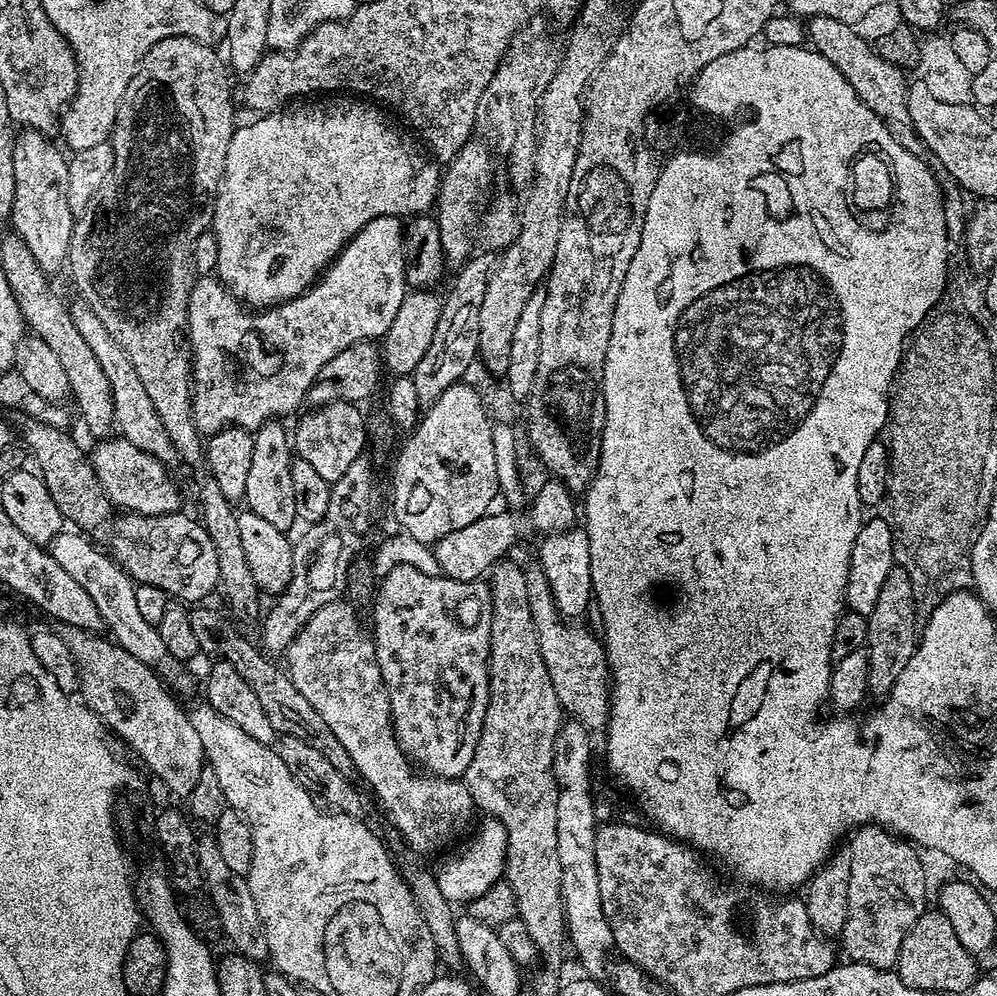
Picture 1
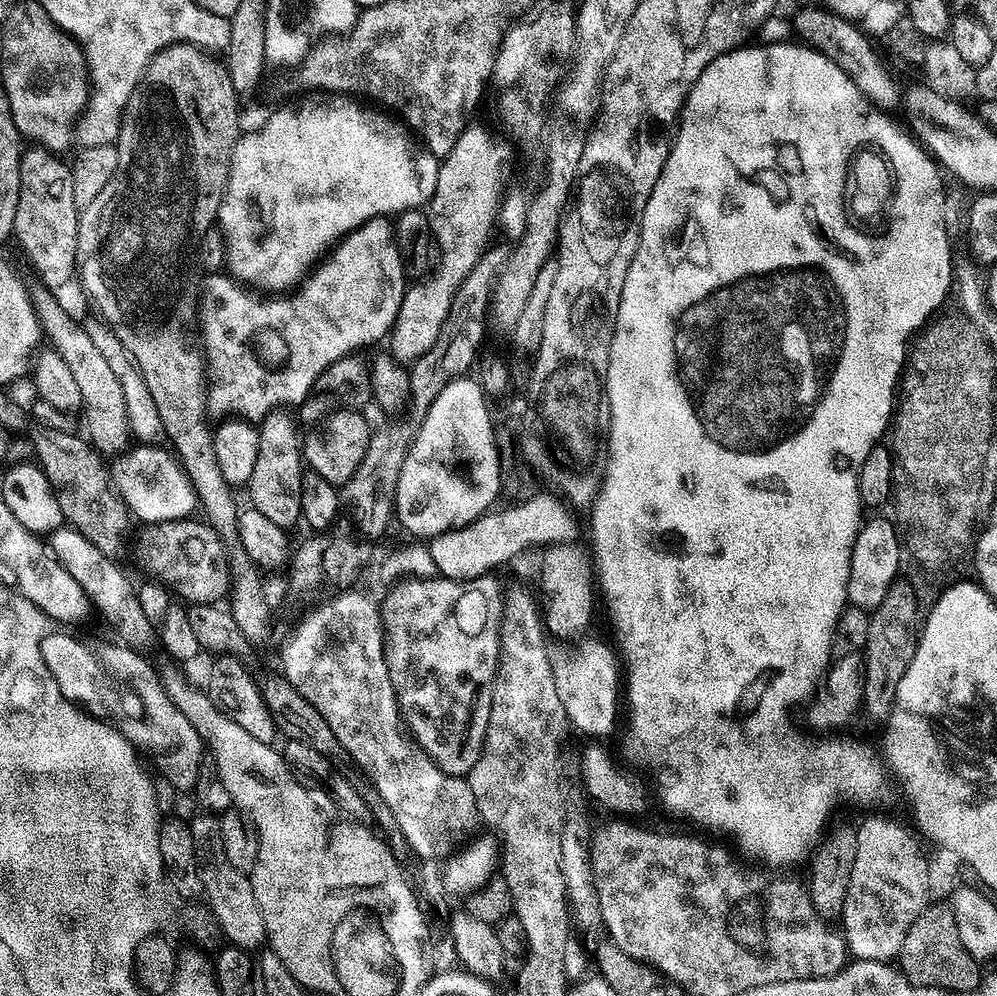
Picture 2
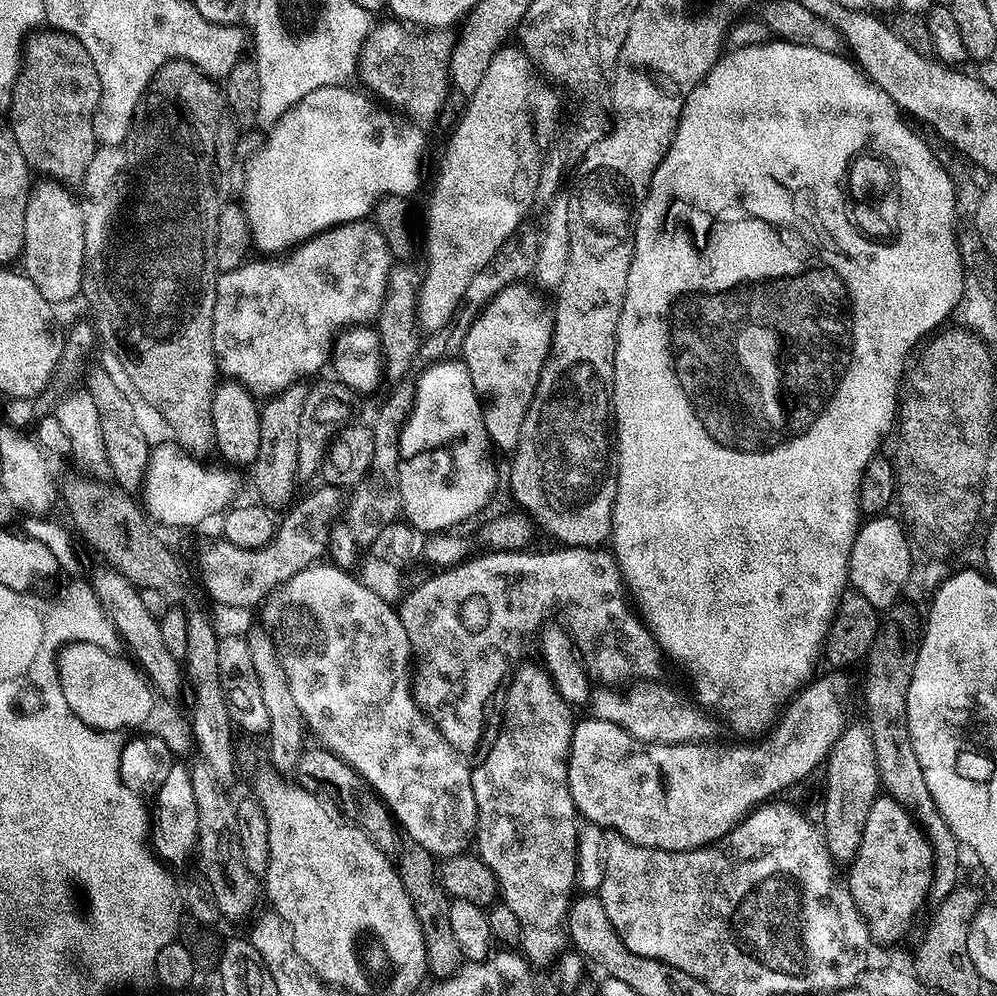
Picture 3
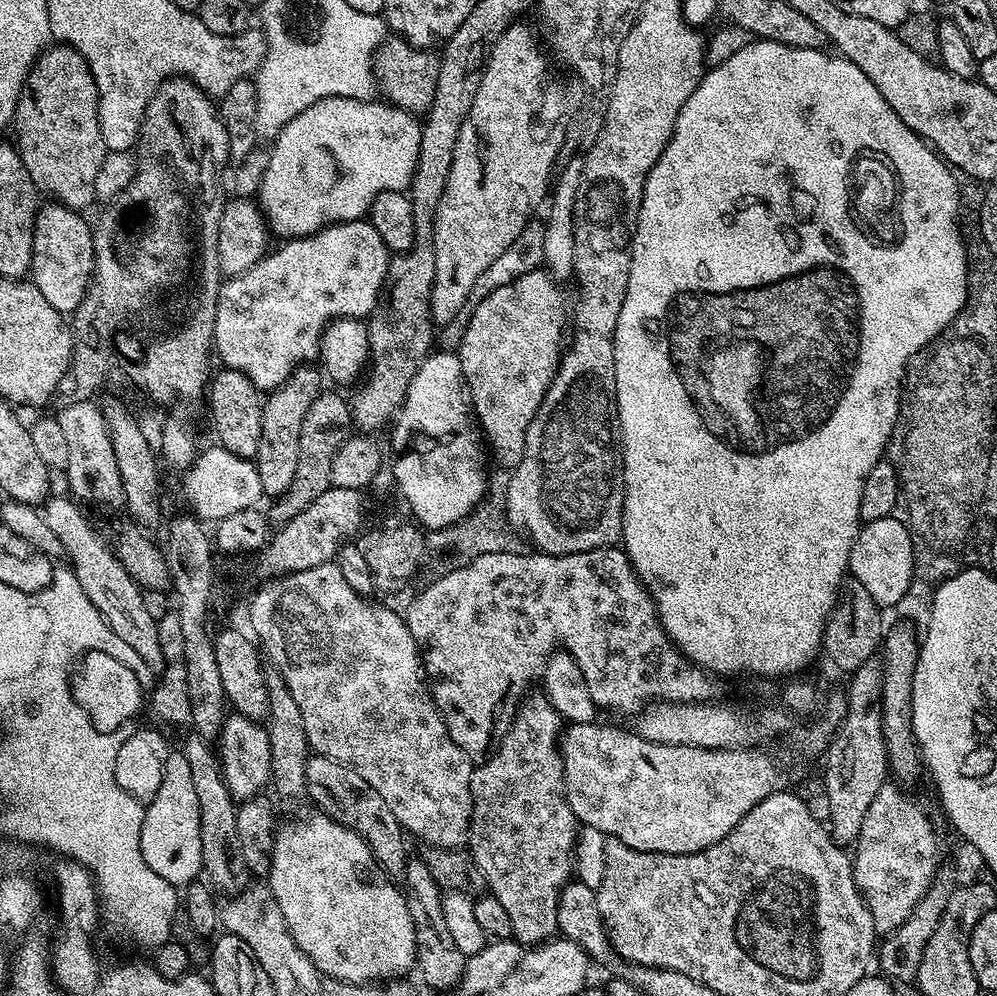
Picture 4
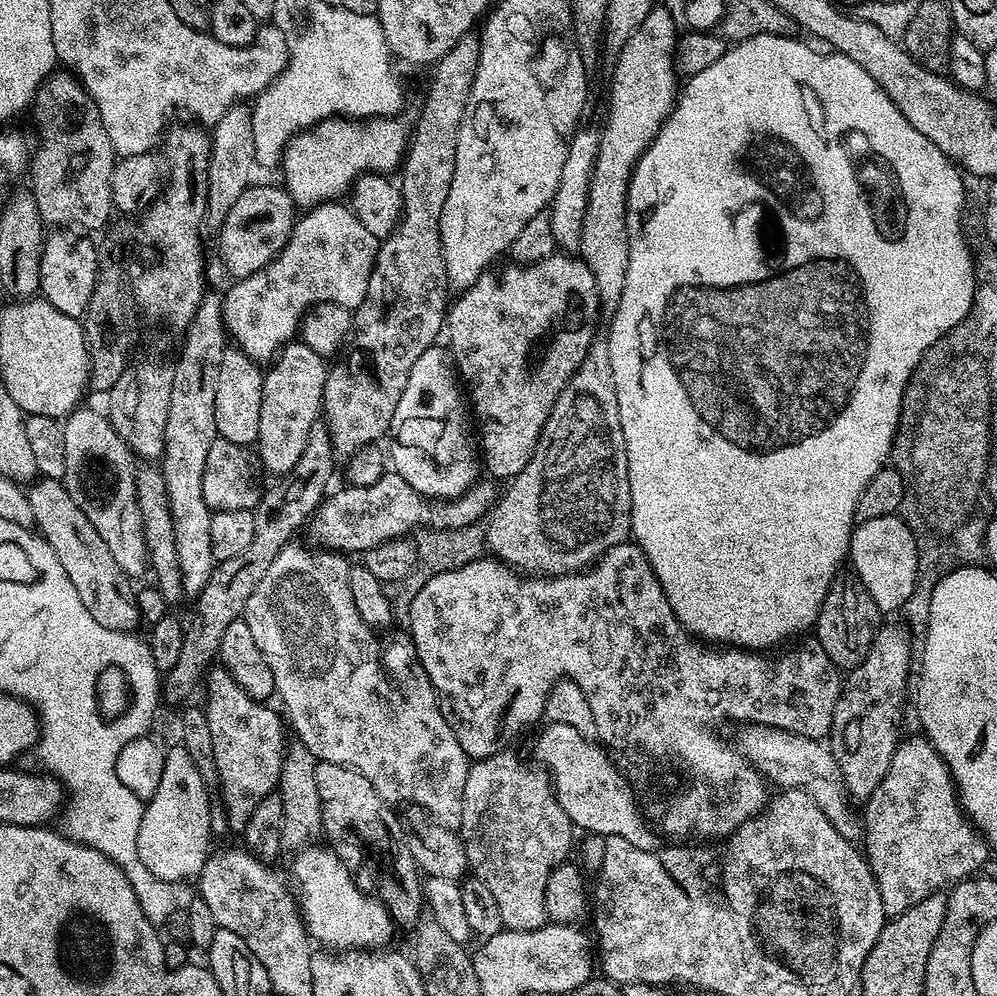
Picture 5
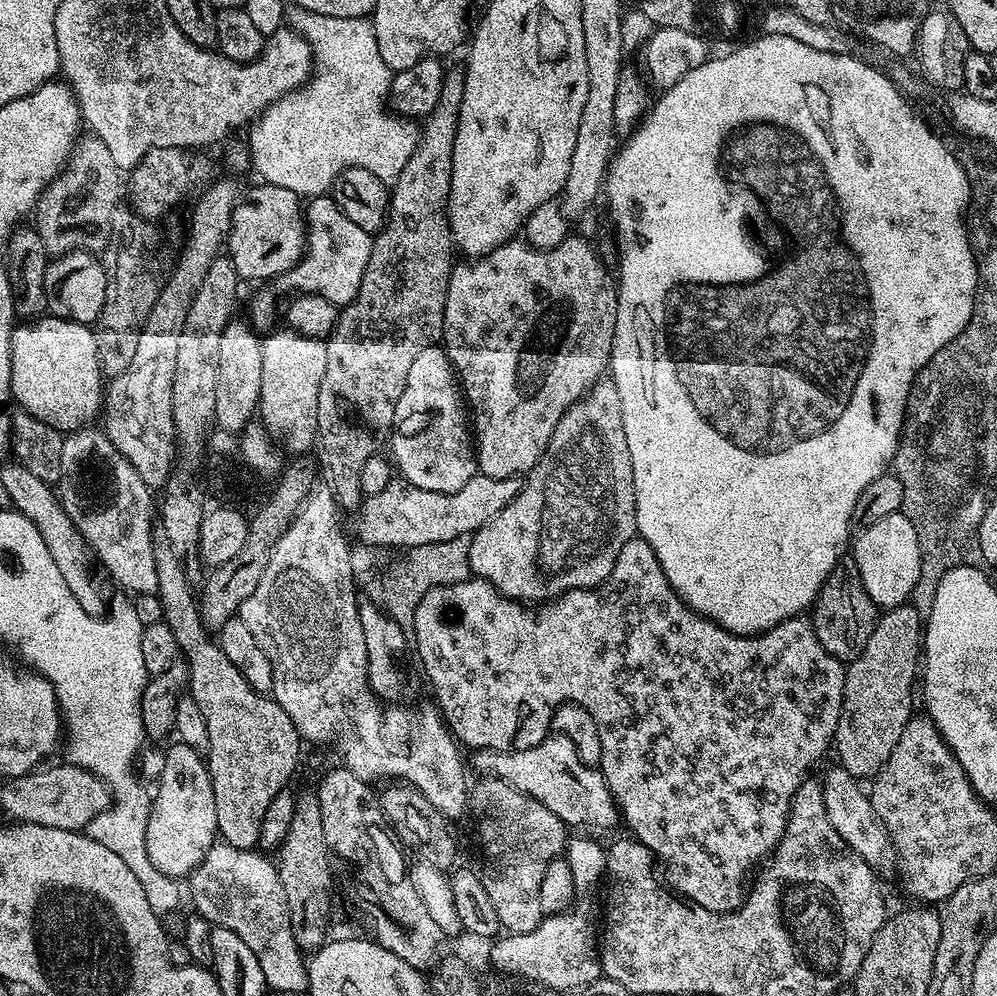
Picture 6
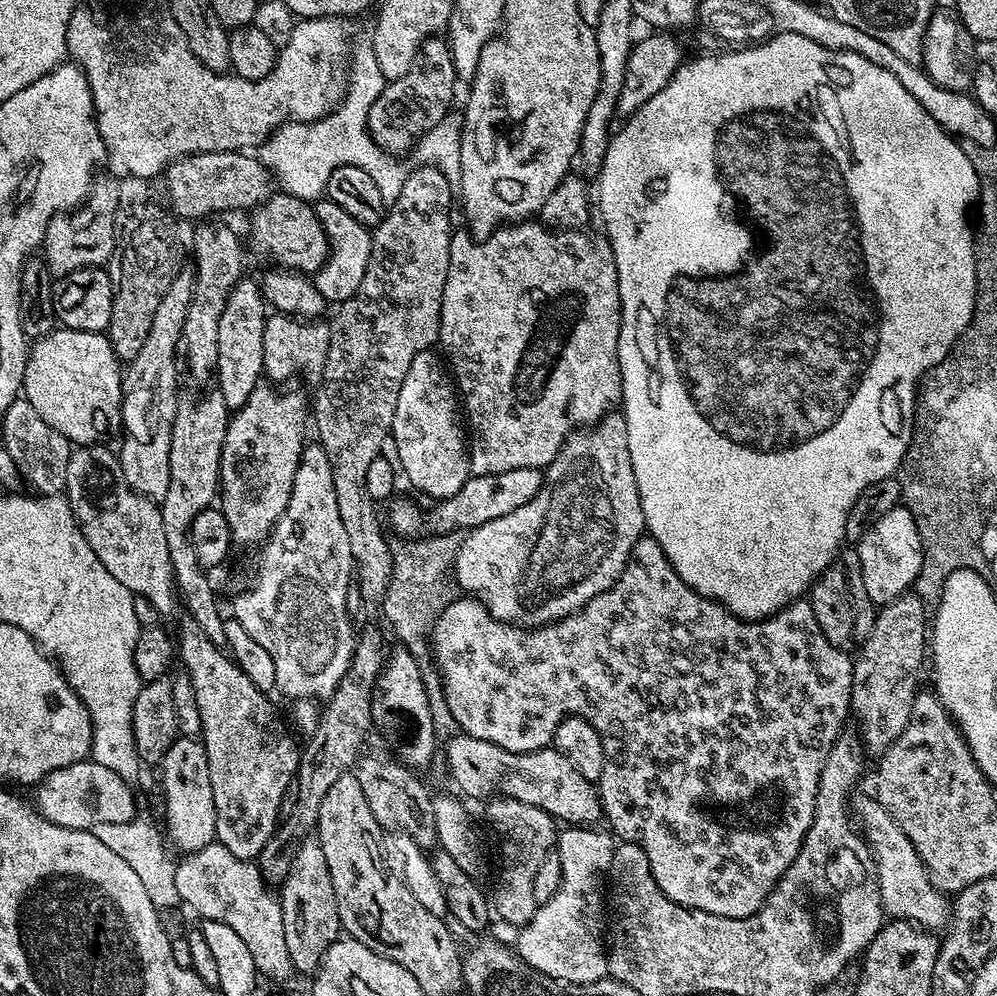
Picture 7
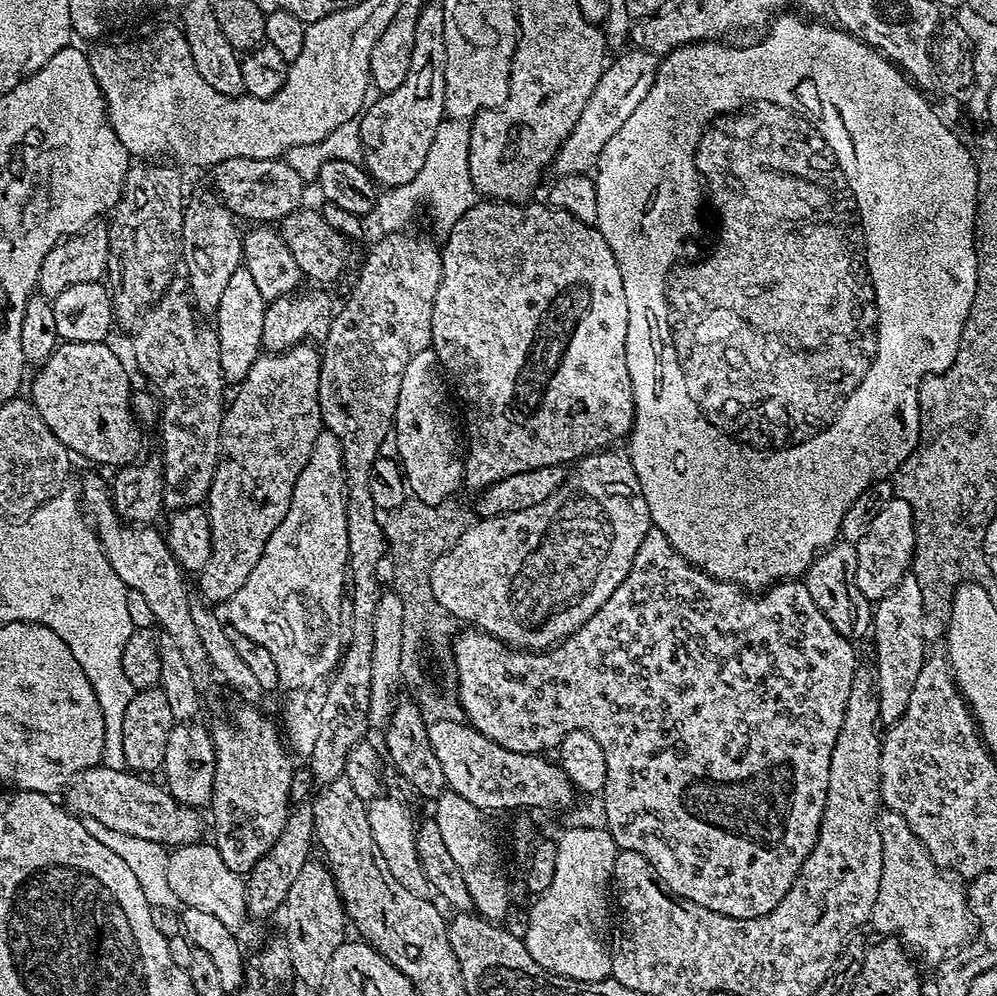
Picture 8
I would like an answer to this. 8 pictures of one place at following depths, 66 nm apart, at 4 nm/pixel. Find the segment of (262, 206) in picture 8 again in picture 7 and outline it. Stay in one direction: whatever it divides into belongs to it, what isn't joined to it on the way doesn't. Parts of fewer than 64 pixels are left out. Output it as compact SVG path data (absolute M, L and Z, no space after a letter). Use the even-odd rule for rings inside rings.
M247 151L239 152L198 152L195 156L182 156L178 160L171 161L163 169L164 188L172 199L170 208L177 217L185 216L188 220L199 221L208 218L211 212L240 212L243 208L254 210L263 204L269 196L273 195L274 177L268 168L255 155Z

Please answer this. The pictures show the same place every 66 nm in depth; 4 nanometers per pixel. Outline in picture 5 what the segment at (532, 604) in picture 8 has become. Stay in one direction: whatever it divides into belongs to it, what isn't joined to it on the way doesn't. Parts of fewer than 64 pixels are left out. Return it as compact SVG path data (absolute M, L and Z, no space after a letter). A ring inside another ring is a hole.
M593 343L592 349L586 354L586 358L578 366L578 370L566 382L566 386L558 394L554 406L550 410L550 418L546 418L546 426L542 426L542 434L534 446L534 454L530 462L526 462L526 470L522 470L516 476L511 477L508 493L497 499L490 515L486 520L487 551L501 564L520 574L533 576L565 576L571 572L582 572L585 568L596 563L601 556L614 546L625 543L632 531L632 499L630 498L630 478L628 477L628 455L626 454L626 442L622 434L622 422L618 410L618 390L614 386L614 374L610 366L610 354L607 343Z

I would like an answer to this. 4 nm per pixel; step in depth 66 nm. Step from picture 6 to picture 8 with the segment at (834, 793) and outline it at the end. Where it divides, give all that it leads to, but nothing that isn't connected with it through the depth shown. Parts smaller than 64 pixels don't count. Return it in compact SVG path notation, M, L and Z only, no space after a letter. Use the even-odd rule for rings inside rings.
M881 811L878 817L882 834L882 882L878 886L878 898L874 902L874 910L870 921L871 927L880 931L884 938L895 938L911 950L921 961L939 966L948 956L963 949L969 943L968 931L973 931L974 917L968 906L968 898L963 887L955 884L955 879L947 880L945 873L935 864L926 846L910 830L906 818L902 814Z

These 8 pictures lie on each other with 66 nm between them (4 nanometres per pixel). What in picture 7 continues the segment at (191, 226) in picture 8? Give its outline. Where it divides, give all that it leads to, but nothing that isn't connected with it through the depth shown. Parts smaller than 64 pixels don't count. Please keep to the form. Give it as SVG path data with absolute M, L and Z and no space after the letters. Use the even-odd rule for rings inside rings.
M212 222L199 225L201 228L197 230L196 237L192 240L192 250L196 254L196 261L194 261L196 281L186 322L183 323L182 340L191 372L196 376L211 377L218 360L218 325L222 310L225 309L226 300L230 292L234 290L235 284L245 275L244 252L246 256L246 248L242 240L242 245L240 245L239 238L230 229L215 228L214 225L208 223Z

